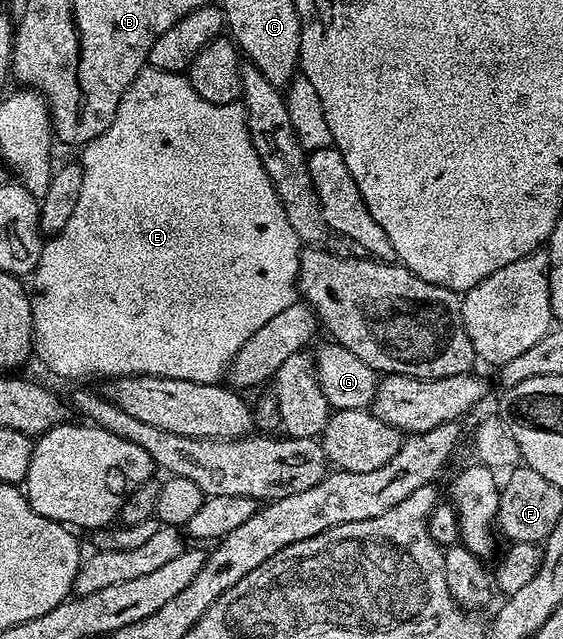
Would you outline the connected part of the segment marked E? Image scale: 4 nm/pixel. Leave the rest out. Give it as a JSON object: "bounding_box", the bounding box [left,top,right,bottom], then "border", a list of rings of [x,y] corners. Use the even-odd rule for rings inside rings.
{"bounding_box":[30,66,302,384],"border":[[[146,66],[122,94],[114,122],[110,122],[101,136],[83,145],[81,152],[84,153],[78,156],[82,166],[82,194],[78,194],[78,206],[74,206],[74,215],[60,233],[43,241],[38,266],[30,276],[34,356],[54,375],[80,380],[76,382],[88,382],[91,376],[165,376],[214,384],[227,373],[229,364],[238,350],[246,346],[250,334],[266,326],[274,314],[282,314],[288,305],[297,303],[302,245],[258,158],[258,150],[254,150],[244,114],[244,105],[240,102],[206,102],[206,98],[190,86],[187,75]]]}

